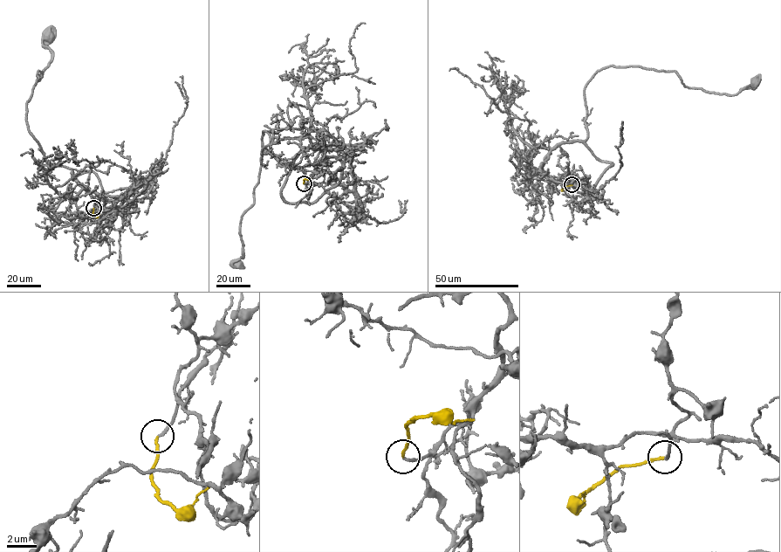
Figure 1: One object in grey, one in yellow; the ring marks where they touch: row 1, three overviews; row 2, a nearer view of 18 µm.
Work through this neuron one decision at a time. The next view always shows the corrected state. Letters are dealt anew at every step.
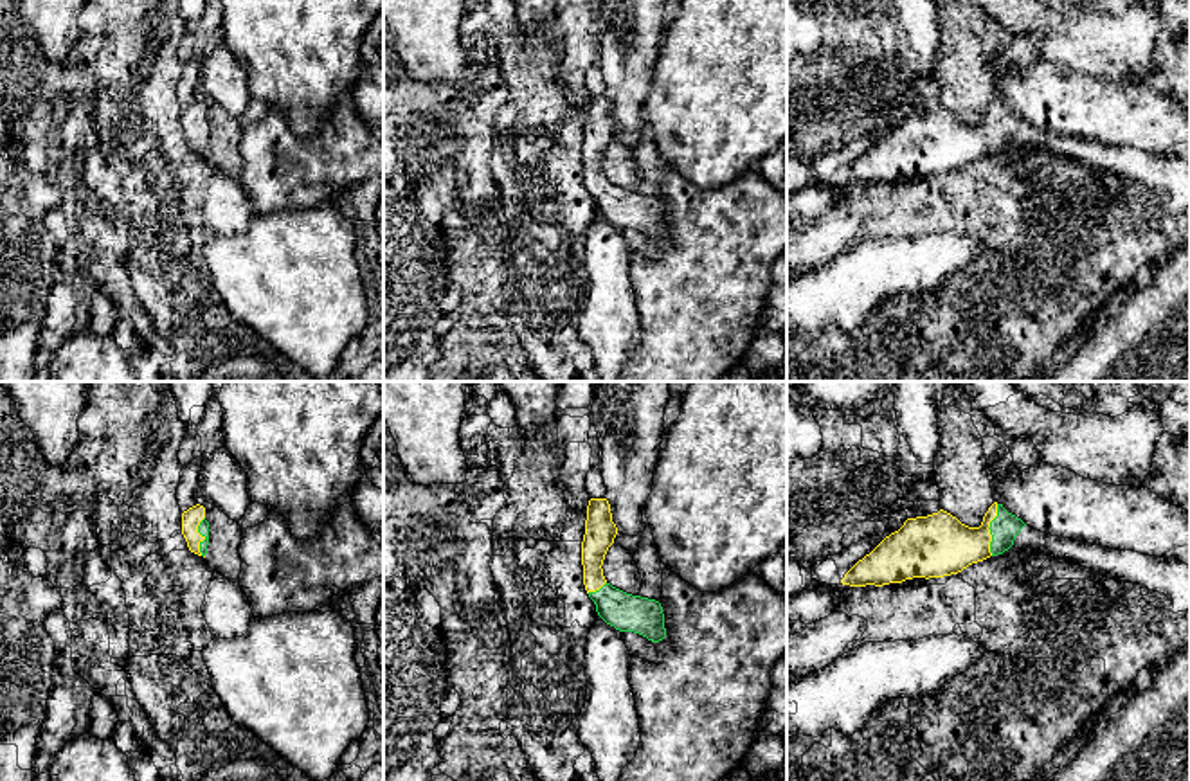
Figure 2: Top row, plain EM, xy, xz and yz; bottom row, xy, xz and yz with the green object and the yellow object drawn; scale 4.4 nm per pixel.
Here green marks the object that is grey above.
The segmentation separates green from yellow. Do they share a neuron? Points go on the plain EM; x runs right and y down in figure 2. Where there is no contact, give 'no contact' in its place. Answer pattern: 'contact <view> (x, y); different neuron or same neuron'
contact yz (989, 125); same neuron

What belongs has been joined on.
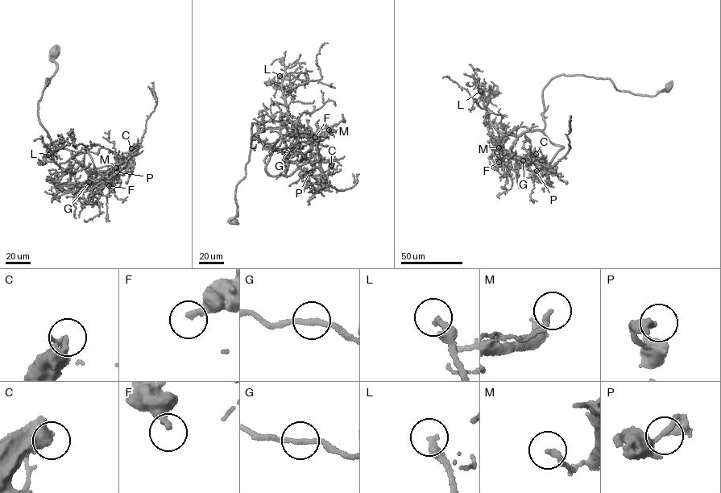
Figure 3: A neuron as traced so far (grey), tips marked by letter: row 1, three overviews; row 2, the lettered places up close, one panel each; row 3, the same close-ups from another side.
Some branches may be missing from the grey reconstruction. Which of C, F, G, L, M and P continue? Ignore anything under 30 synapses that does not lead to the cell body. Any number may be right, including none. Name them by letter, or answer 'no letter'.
L

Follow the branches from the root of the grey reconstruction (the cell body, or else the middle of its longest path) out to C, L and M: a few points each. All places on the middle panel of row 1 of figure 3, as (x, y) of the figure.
C: (233, 221), (251, 123), (267, 147), (284, 135), (310, 138), (320, 171), (331, 165)
L: (233, 221), (236, 185), (249, 160), (251, 123), (267, 147), (287, 132), (279, 76)
M: (233, 221), (251, 123), (272, 149), (284, 135), (314, 139), (329, 130)

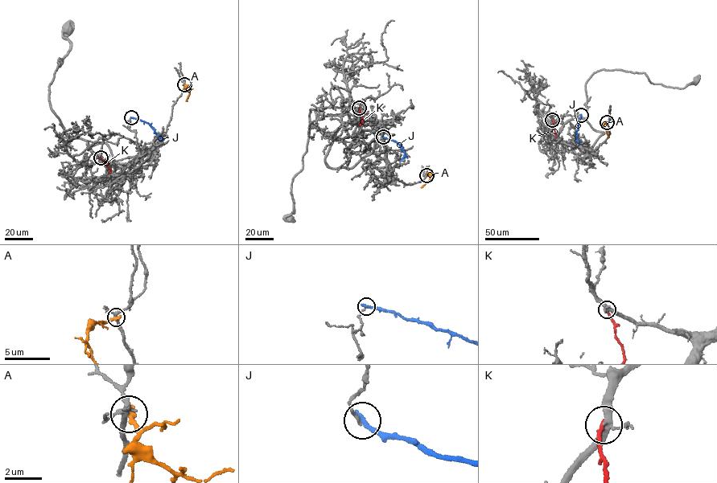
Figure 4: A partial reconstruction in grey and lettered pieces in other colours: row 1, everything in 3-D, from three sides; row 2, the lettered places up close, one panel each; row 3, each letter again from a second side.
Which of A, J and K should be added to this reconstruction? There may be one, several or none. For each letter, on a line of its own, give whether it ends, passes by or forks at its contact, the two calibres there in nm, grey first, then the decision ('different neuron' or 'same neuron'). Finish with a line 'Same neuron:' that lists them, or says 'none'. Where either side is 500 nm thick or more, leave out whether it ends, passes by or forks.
A: it ends; calibres 240 and 280 nm; different neuron
J: it ends; calibres 130 and 280 nm; different neuron
K: it ends; calibres 260 and 200 nm; different neuron
Same neuron: none

